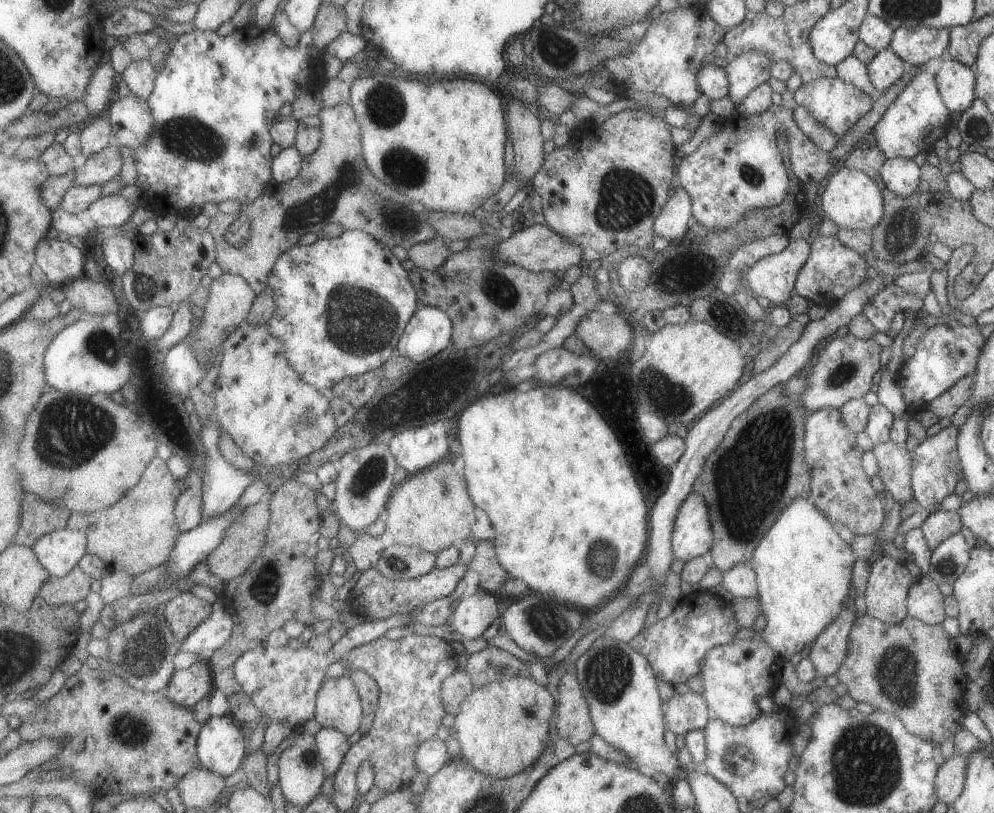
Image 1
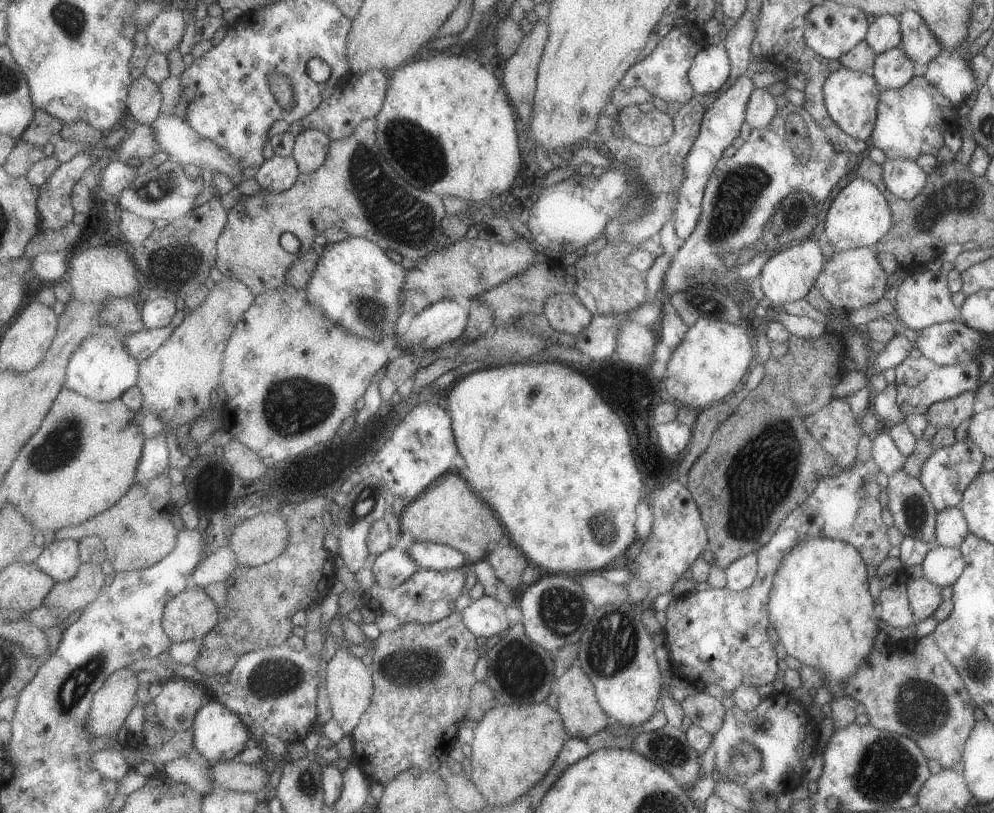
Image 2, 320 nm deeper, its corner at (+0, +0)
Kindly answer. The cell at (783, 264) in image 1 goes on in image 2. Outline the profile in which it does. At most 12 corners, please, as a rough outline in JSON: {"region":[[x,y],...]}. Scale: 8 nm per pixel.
{"region":[[815,238],[771,255],[759,284],[771,309],[805,299],[825,257]]}

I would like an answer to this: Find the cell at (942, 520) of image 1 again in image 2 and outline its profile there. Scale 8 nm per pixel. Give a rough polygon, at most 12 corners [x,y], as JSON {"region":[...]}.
{"region":[[959,507],[936,512],[934,540],[958,547],[969,534]]}

